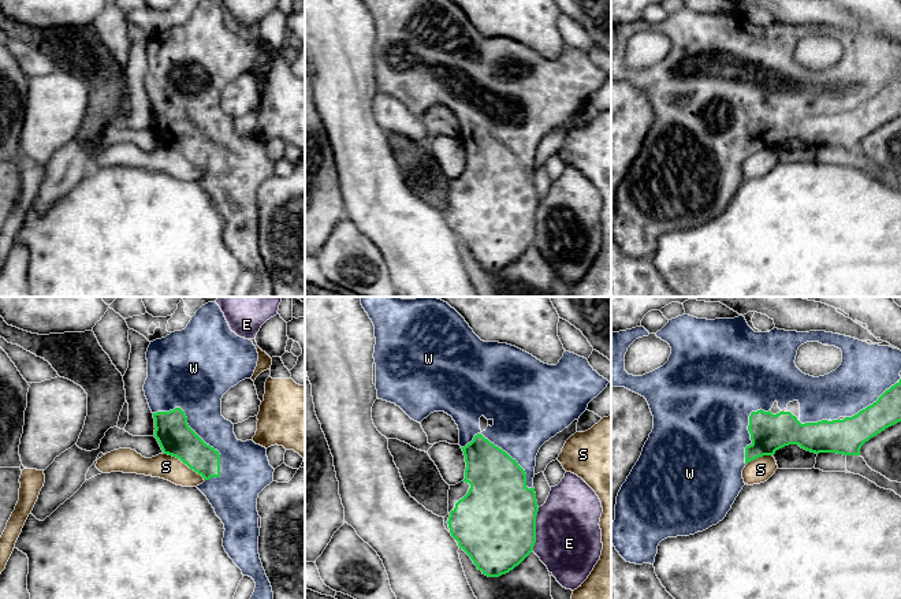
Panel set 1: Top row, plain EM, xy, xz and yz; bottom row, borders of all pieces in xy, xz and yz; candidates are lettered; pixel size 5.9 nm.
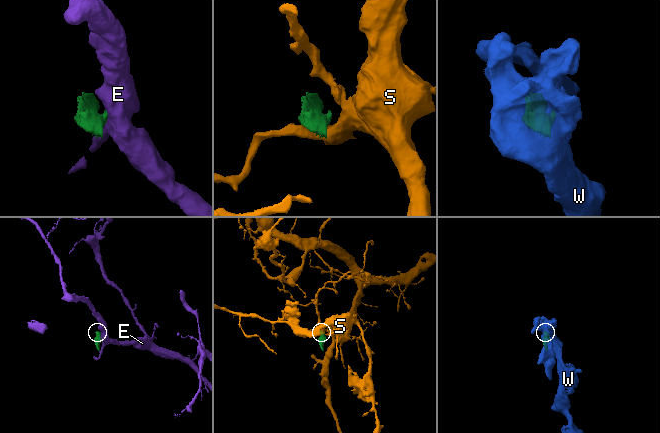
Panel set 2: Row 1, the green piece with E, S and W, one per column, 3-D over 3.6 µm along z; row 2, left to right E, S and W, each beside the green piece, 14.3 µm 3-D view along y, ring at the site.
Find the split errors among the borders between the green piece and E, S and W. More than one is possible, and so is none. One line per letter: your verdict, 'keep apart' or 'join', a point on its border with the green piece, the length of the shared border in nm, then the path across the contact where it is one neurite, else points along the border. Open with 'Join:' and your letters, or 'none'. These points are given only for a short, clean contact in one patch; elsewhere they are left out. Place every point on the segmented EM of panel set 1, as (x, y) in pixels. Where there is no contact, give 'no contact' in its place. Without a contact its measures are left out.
Join: W
E: keep apart | xz (535, 529) | 260 nm | along xz (539, 508), (535, 544), (531, 551)
S: keep apart | xy (185, 462) | 300 nm
W: join | xy (192, 430) | 550 nm

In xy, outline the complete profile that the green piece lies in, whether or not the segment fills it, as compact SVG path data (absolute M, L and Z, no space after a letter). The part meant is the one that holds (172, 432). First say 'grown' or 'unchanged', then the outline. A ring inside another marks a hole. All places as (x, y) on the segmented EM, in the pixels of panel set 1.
grown; M208 302L196 312L196 315L191 317L190 323L187 324L185 330L171 332L165 338L150 342L146 351L146 360L148 360L148 377L144 384L144 391L154 418L156 429L153 436L157 439L164 454L179 458L190 469L193 469L194 472L197 472L198 475L204 477L205 481L197 485L197 488L206 496L206 499L215 509L216 516L224 524L226 531L223 537L223 547L226 553L228 554L228 557L234 561L234 563L242 570L242 574L252 577L256 583L256 588L250 599L273 599L272 587L265 574L265 570L263 568L260 554L258 554L258 536L260 536L258 517L260 516L257 511L257 498L258 498L258 494L273 481L275 469L269 465L269 461L267 457L267 449L260 444L256 444L253 439L246 442L238 440L234 434L234 424L221 416L223 395L231 387L237 386L239 382L245 379L252 379L254 373L254 369L258 361L258 353L256 346L253 345L252 341L241 338L235 332L232 332L220 306L216 302Z

